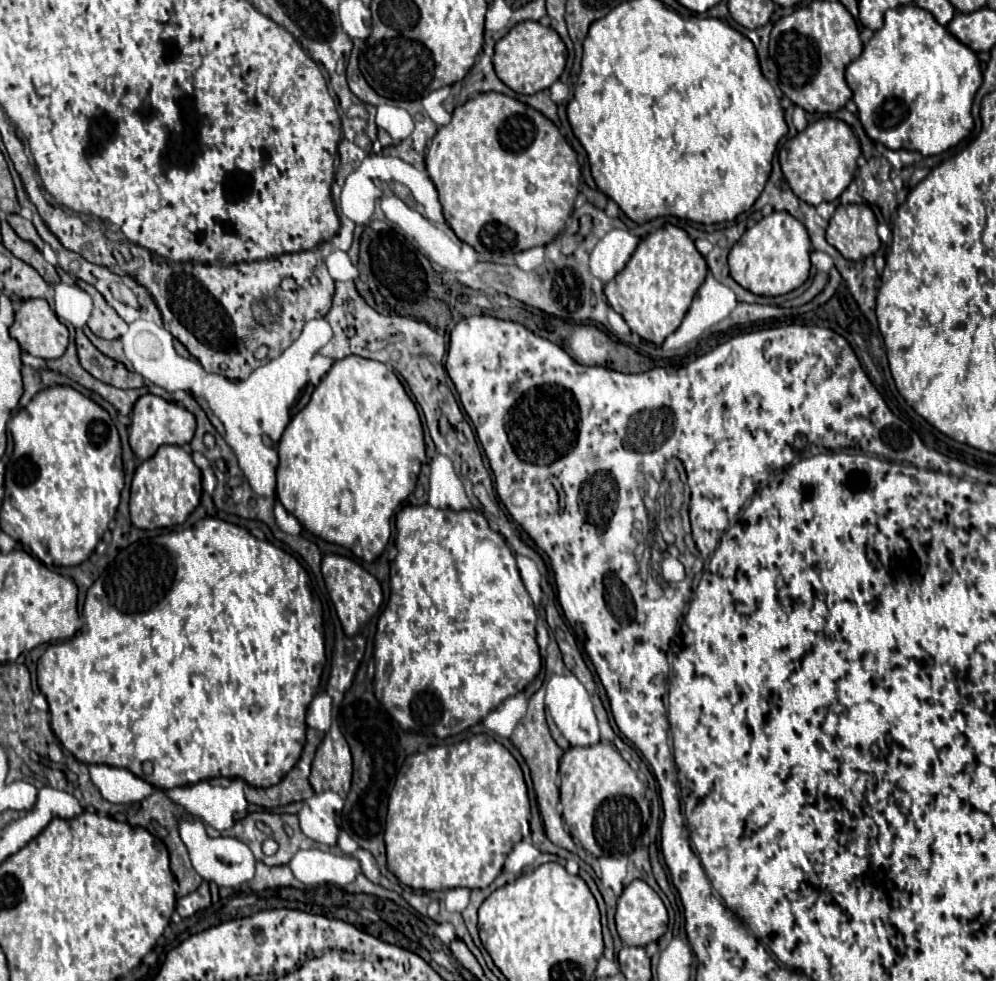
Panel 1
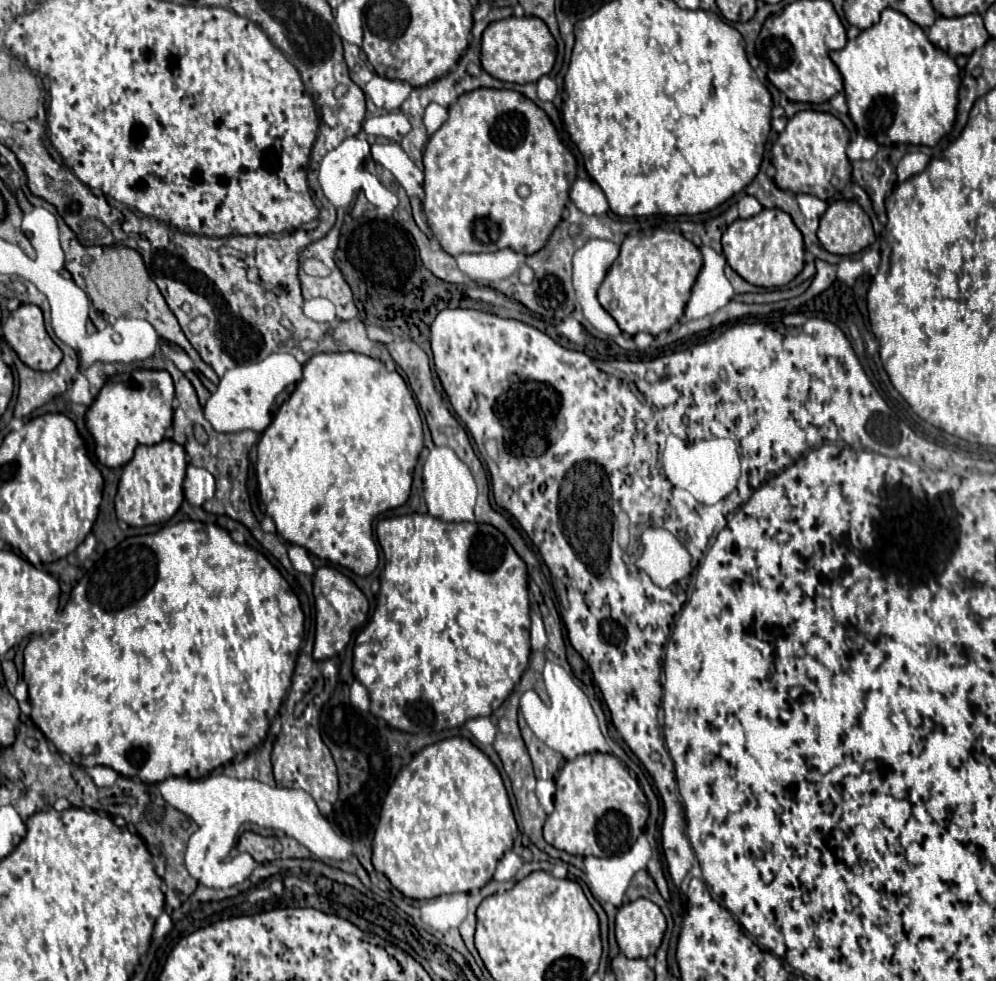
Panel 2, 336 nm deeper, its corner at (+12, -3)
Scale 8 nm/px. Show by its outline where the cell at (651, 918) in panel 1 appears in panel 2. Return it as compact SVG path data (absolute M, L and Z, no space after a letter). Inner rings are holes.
M636 899L618 909L616 915L616 941L620 953L630 959L646 959L654 955L662 943L666 919L656 903L650 899Z

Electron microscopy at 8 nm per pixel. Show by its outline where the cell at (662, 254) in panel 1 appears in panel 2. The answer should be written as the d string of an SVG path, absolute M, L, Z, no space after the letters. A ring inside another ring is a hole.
M676 231L636 233L624 239L618 259L612 263L604 283L598 289L600 305L616 319L628 335L646 331L658 335L668 331L684 315L690 289L702 267L700 249Z

